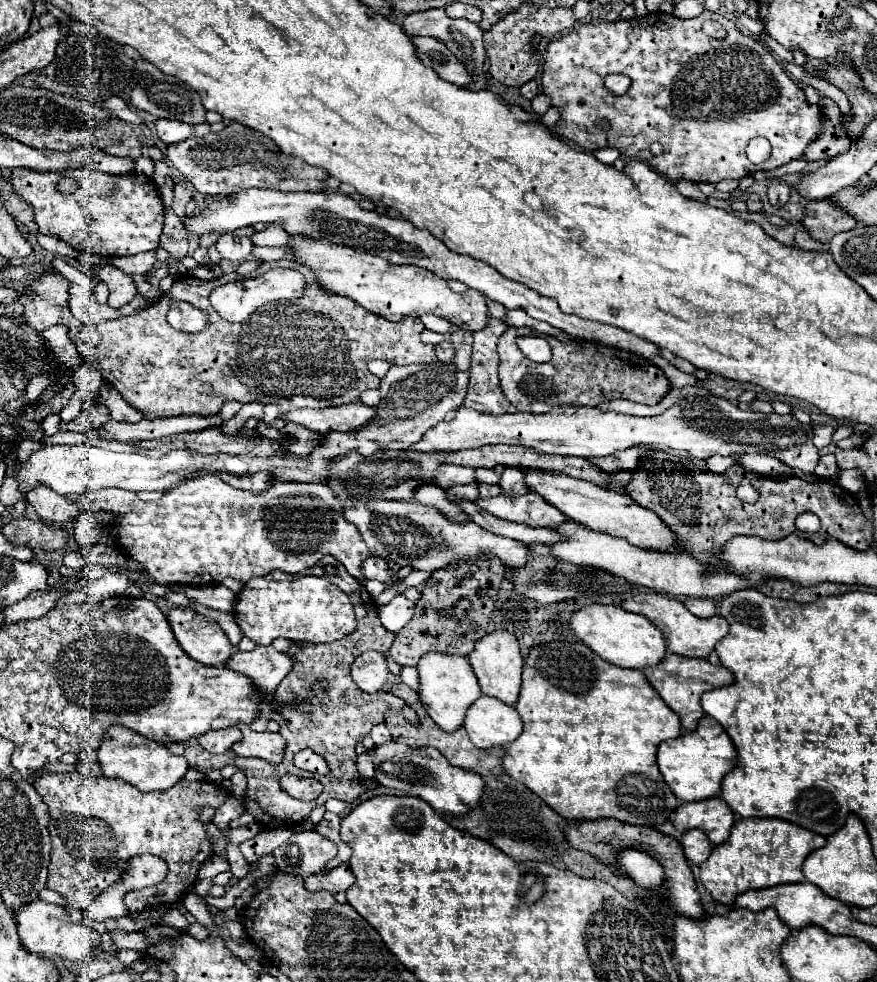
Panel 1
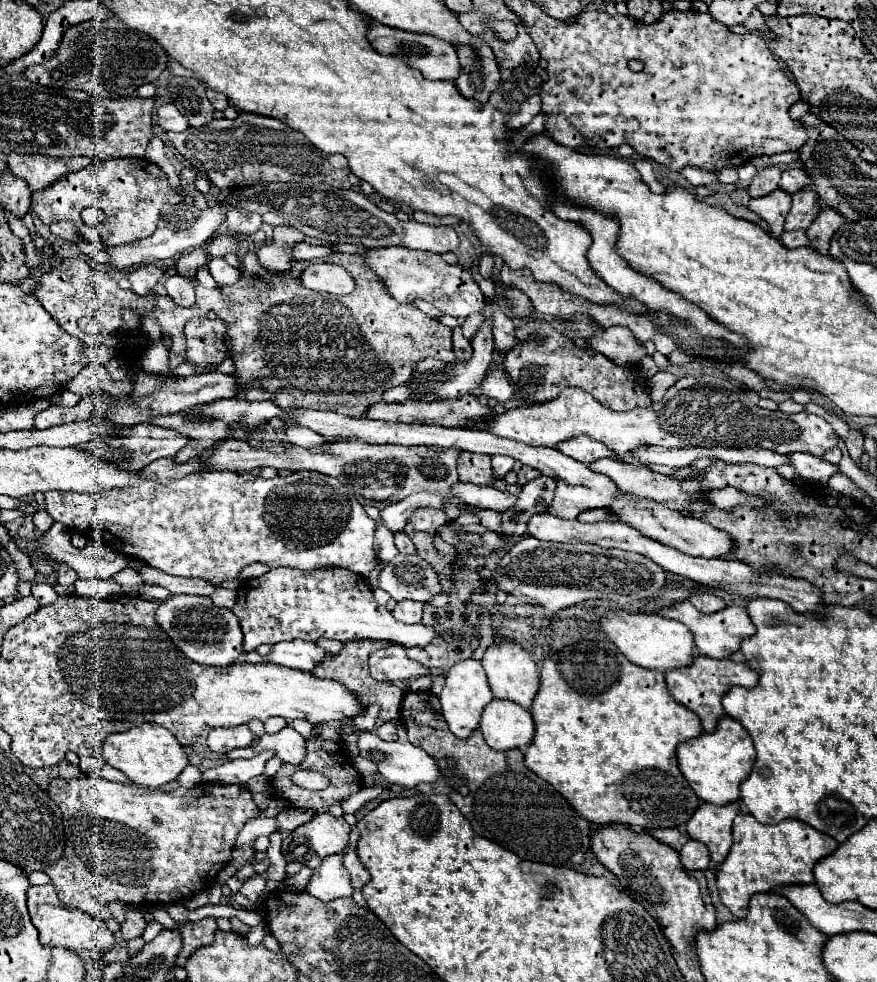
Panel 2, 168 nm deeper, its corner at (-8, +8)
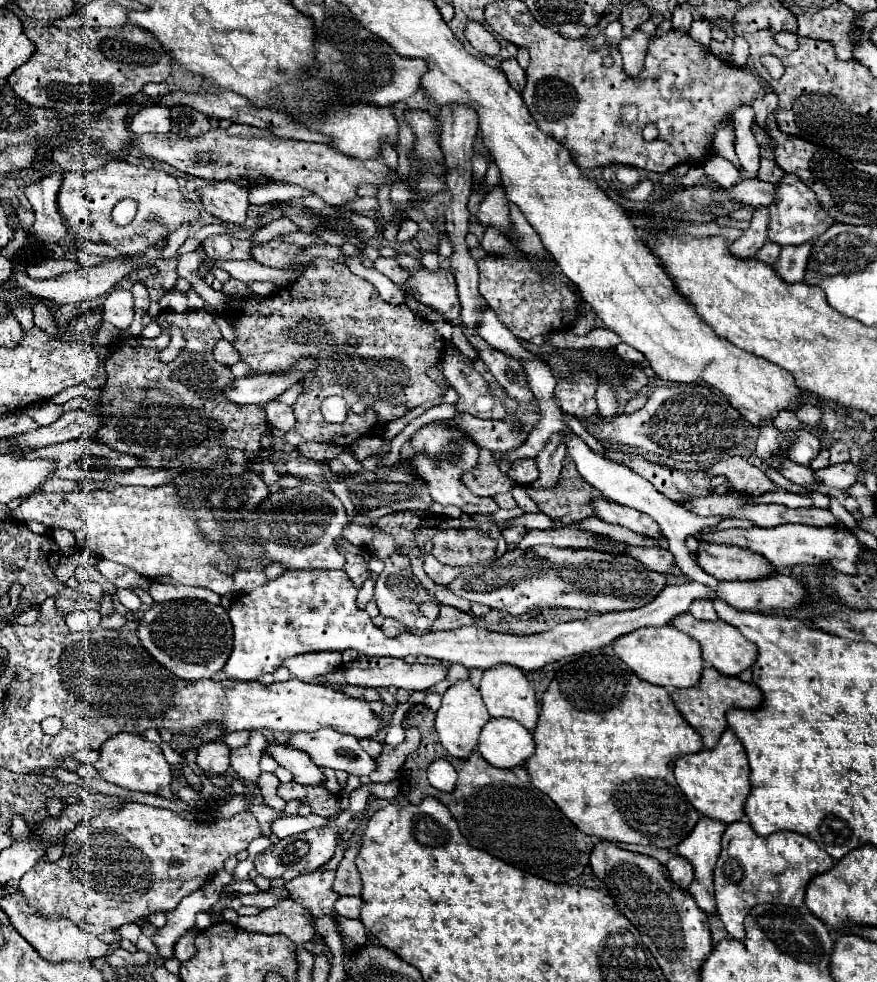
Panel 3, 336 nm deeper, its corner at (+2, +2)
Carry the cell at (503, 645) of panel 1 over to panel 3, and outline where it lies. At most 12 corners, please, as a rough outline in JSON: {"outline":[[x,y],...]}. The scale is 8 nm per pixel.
{"outline":[[514,666],[484,670],[480,694],[492,718],[530,732],[536,692]]}

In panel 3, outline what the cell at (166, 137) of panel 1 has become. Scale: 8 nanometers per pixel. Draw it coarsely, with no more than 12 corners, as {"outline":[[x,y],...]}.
{"outline":[[166,106],[140,108],[128,128],[134,134],[170,132]]}

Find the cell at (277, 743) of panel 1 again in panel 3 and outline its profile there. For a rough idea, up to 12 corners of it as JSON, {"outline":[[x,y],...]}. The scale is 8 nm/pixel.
{"outline":[[272,742],[266,748],[294,782],[318,786],[324,772],[302,750]]}

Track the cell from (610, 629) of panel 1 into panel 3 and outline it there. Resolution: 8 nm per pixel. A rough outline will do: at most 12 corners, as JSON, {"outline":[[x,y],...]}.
{"outline":[[672,626],[634,630],[616,656],[642,680],[690,688],[698,642]]}

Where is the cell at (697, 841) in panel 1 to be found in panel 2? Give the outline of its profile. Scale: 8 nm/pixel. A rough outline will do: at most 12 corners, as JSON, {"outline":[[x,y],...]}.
{"outline":[[688,840],[680,860],[688,870],[706,870],[708,846]]}

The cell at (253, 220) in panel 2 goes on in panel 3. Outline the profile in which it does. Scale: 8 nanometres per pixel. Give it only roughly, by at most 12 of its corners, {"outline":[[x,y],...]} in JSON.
{"outline":[[234,182],[196,190],[204,210],[244,224],[248,190]]}

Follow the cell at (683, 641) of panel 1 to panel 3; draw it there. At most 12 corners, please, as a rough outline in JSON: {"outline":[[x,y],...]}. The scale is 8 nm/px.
{"outline":[[680,614],[672,628],[702,646],[708,666],[740,676],[756,662],[756,646],[724,620]]}

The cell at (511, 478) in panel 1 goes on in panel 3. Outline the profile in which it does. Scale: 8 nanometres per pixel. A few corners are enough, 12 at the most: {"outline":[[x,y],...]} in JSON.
{"outline":[[536,462],[510,466],[508,476],[524,486],[538,480]]}

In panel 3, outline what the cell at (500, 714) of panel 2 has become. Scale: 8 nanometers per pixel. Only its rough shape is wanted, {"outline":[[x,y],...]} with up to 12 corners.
{"outline":[[492,718],[478,752],[496,768],[516,768],[534,754],[520,722]]}

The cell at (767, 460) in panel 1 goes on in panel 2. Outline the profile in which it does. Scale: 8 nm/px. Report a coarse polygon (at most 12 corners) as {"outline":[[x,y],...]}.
{"outline":[[788,454],[804,480],[828,484],[838,466],[812,454]]}

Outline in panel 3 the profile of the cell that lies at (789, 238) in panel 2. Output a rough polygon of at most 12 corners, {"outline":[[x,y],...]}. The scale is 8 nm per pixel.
{"outline":[[766,242],[758,250],[756,260],[770,264],[778,258],[780,248],[774,242]]}

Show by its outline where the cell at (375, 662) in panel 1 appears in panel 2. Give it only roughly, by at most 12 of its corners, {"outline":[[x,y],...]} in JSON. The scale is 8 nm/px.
{"outline":[[398,644],[368,658],[382,682],[404,682],[430,672]]}

